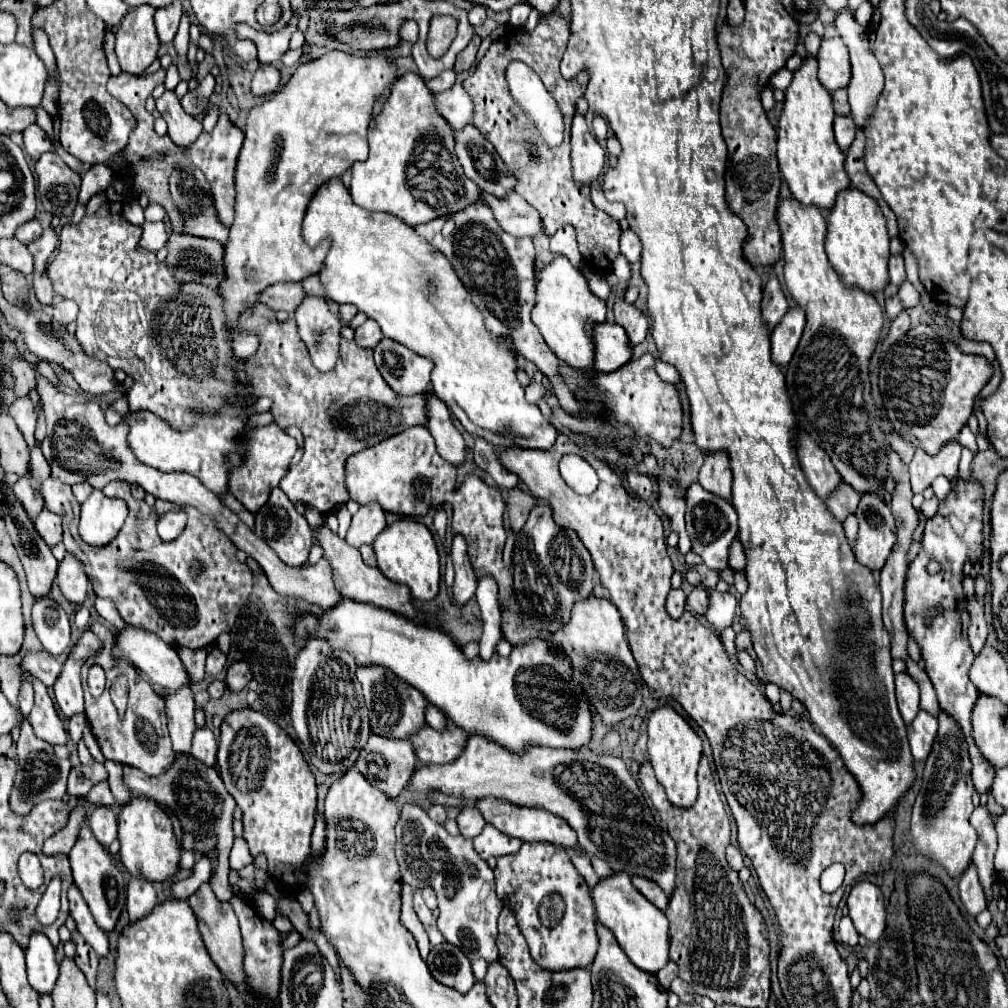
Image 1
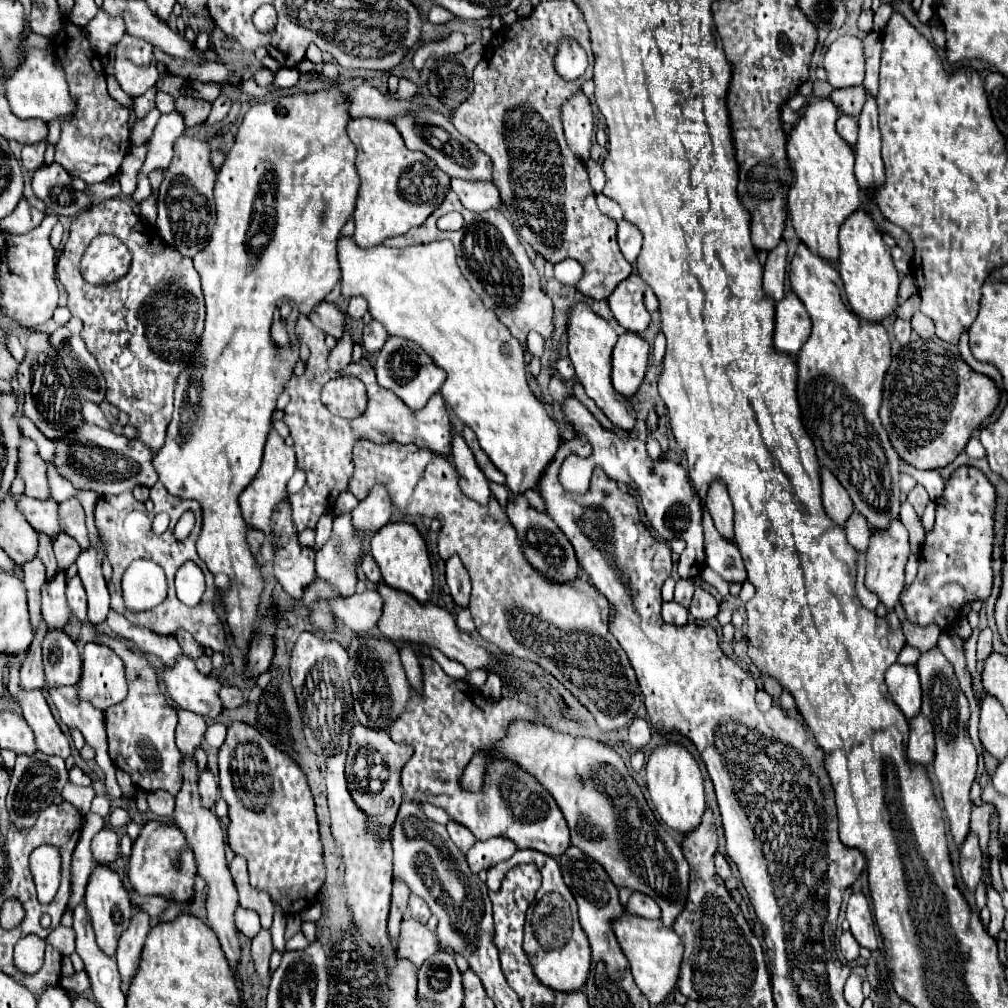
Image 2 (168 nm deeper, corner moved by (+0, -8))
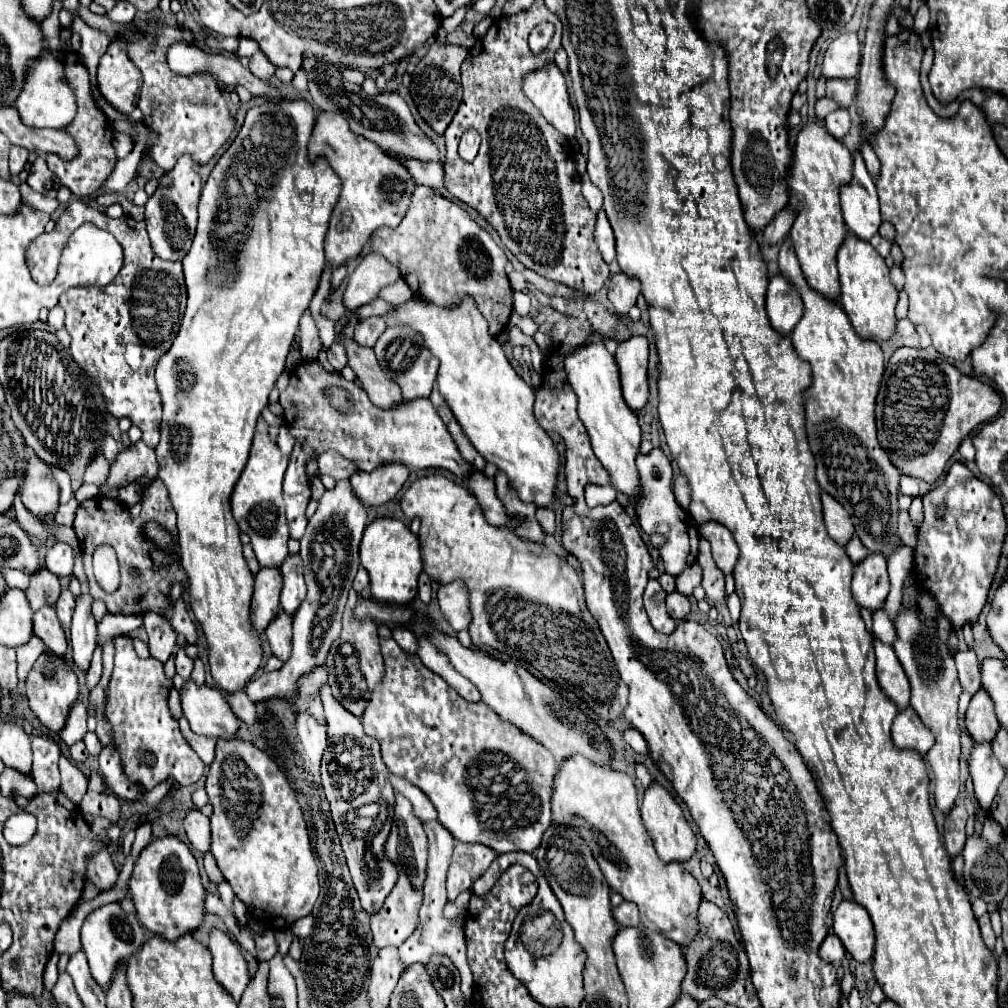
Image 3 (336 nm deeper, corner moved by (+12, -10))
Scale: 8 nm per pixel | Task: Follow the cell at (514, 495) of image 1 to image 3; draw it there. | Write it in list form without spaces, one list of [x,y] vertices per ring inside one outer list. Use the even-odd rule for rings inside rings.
[[[537,507],[537,521],[547,533],[555,531],[555,511],[551,507]]]

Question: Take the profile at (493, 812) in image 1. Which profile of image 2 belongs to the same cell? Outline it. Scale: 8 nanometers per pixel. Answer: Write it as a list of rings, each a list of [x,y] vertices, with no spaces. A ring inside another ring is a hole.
[[[419,655],[423,669],[421,693],[411,687],[411,699],[405,711],[389,723],[389,737],[397,743],[413,745],[415,753],[401,771],[401,787],[415,803],[431,803],[465,825],[479,841],[489,837],[511,839],[517,849],[535,849],[551,857],[561,857],[569,847],[569,827],[551,793],[527,771],[517,769],[511,759],[493,757],[483,775],[483,791],[471,793],[461,787],[463,769],[479,751],[491,751],[513,721],[543,723],[537,709],[519,699],[489,699],[467,681],[453,679],[427,655]]]

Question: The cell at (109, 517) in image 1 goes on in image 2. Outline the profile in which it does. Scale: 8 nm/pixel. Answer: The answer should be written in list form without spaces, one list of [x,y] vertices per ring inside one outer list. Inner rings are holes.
[[[101,543],[101,551],[95,551],[95,547],[89,547],[77,559],[79,577],[85,585],[87,601],[89,601],[87,619],[93,627],[103,623],[107,619],[107,611],[109,611],[109,591],[107,591],[107,583],[105,583],[105,577],[103,577],[103,571],[101,571],[103,551],[105,549],[103,549],[103,543]]]

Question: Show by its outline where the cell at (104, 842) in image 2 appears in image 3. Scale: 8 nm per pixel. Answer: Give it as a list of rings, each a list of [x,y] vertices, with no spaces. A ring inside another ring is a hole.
[[[101,847],[97,855],[89,857],[85,877],[89,883],[93,883],[99,889],[109,889],[117,881],[117,869],[113,865],[113,859],[109,855],[107,847]]]

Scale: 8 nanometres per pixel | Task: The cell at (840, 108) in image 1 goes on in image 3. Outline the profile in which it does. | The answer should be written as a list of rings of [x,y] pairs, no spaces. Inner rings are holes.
[[[829,79],[827,81],[827,97],[837,101],[839,107],[847,109],[857,93],[857,79]]]

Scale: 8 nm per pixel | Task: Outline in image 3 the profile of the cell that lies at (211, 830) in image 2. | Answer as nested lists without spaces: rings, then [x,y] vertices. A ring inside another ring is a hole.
[[[211,929],[209,951],[213,955],[213,975],[215,979],[233,995],[235,1001],[241,999],[247,983],[251,981],[245,959],[239,951],[235,939],[221,929]]]

